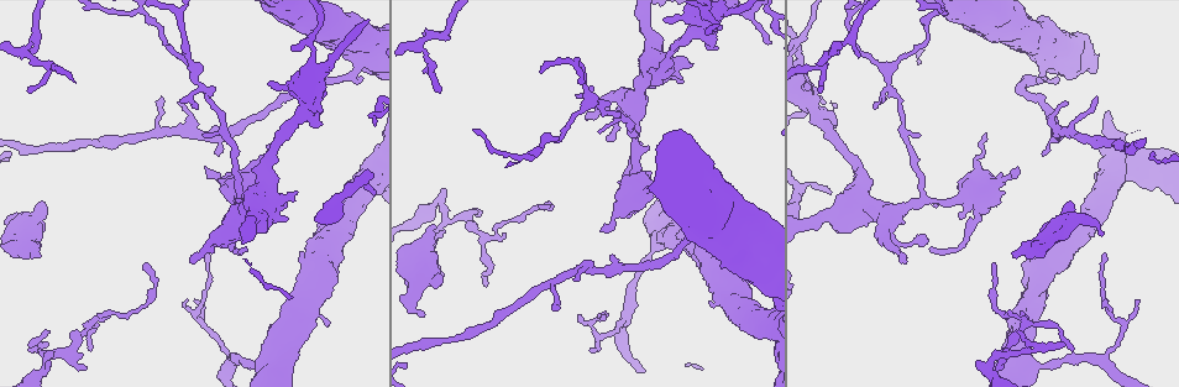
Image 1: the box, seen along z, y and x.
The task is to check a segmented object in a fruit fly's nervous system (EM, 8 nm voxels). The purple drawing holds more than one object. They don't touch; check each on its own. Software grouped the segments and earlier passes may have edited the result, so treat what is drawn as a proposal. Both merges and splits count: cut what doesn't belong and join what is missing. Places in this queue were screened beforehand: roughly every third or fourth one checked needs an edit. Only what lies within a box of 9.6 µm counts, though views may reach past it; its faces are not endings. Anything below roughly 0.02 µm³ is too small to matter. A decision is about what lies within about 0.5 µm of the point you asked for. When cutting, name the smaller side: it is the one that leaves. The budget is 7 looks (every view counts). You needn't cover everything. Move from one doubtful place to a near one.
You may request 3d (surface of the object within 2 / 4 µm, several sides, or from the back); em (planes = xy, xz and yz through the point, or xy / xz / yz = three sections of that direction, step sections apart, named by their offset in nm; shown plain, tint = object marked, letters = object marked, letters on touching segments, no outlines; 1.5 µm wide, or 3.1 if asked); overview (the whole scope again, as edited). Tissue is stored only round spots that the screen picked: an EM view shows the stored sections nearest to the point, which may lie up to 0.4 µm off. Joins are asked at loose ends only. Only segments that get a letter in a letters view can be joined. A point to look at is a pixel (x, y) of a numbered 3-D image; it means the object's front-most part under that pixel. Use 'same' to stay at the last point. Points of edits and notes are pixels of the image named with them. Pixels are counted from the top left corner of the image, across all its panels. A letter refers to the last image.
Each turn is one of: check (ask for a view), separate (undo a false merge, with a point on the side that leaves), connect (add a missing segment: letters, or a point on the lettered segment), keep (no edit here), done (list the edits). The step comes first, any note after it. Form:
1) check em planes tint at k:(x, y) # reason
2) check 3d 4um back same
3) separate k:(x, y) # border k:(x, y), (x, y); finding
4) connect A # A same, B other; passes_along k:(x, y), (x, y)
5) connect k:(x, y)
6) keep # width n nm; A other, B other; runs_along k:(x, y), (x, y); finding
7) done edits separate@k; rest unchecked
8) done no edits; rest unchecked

check 3d 4um at 1:(591, 88) # thin end

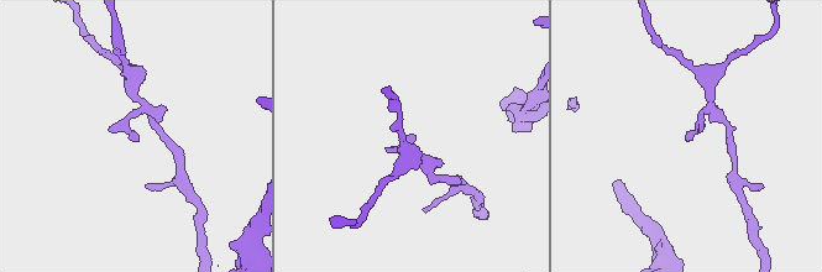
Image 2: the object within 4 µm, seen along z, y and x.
check em planes letters at 2:(689, 140)

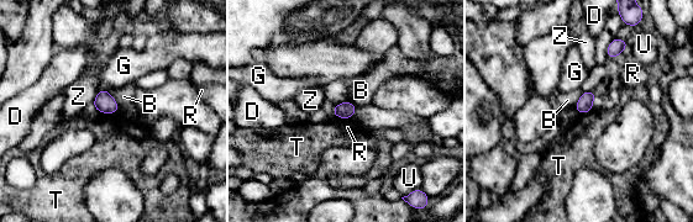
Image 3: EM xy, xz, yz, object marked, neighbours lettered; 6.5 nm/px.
keep # B other, D other, G other, R other, T other, U other, Z other; border 3:(334, 115), (352, 117); no lettered segment goes on from it

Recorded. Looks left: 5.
check em xz step 8 tint at 1:(301, 114) # arms part here

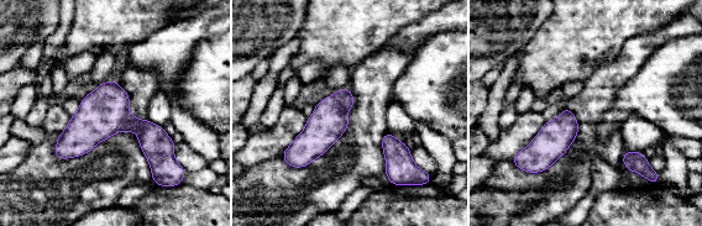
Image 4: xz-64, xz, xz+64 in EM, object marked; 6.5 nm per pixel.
check em planes letters same # another direction

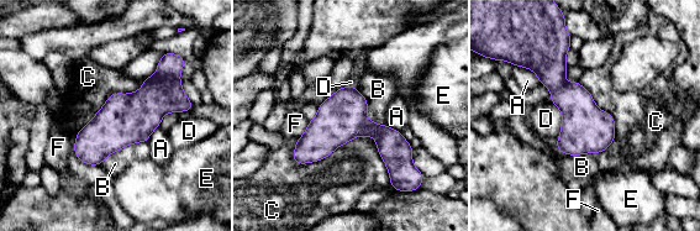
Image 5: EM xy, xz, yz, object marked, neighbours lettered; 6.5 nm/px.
keep # A other, B other, C other, D other, E other, F other; all the same cell

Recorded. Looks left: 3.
check 3d 2um back at 1:(922, 200) # a fork

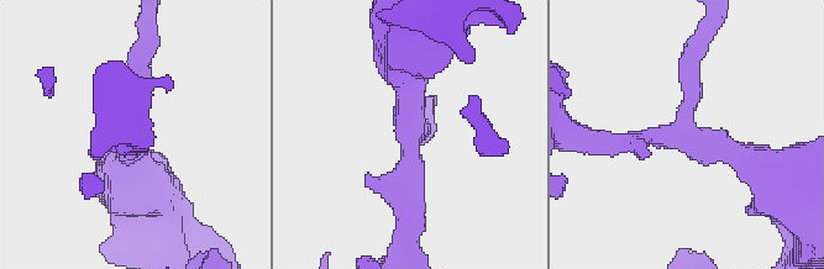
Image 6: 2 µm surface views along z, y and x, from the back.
check em planes letters at 6:(682, 131) # now the EM

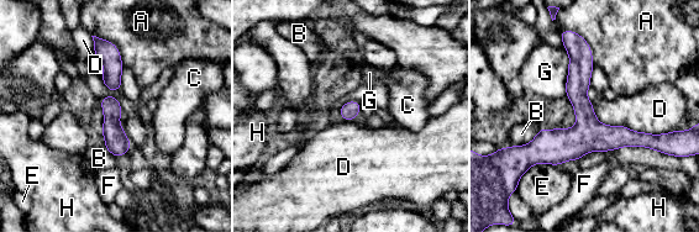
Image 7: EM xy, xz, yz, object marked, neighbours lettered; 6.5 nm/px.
keep # longest_contact D 550 nm; A other, B other, C other, D other, E other, F other, G other, H other; runs_along 7:(582, 58), (582, 125), (524, 167); one cell here

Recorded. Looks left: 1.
done no edits; rest unchecked

